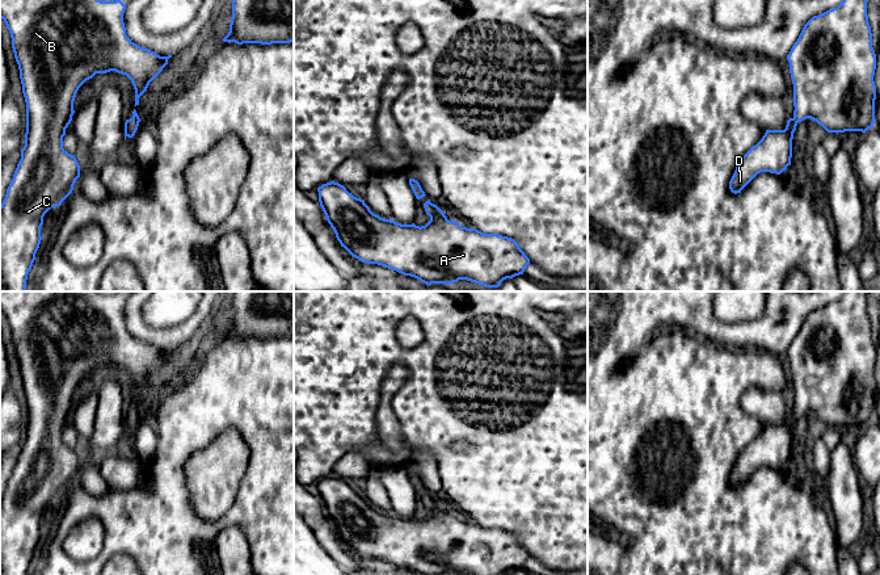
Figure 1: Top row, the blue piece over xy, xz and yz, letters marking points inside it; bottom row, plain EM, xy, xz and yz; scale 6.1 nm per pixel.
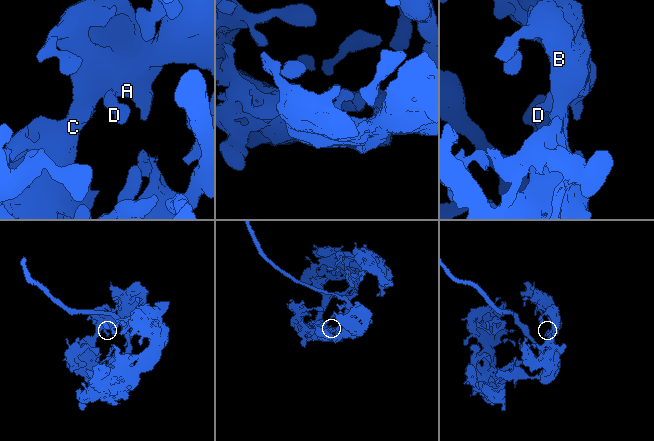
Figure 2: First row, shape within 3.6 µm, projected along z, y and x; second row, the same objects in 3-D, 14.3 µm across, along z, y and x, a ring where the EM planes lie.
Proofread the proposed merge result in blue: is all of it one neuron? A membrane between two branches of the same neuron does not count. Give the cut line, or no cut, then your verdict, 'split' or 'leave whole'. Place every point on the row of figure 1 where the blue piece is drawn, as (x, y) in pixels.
cut none; leave whole

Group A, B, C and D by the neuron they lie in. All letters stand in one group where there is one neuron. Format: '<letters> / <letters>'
A B C D

